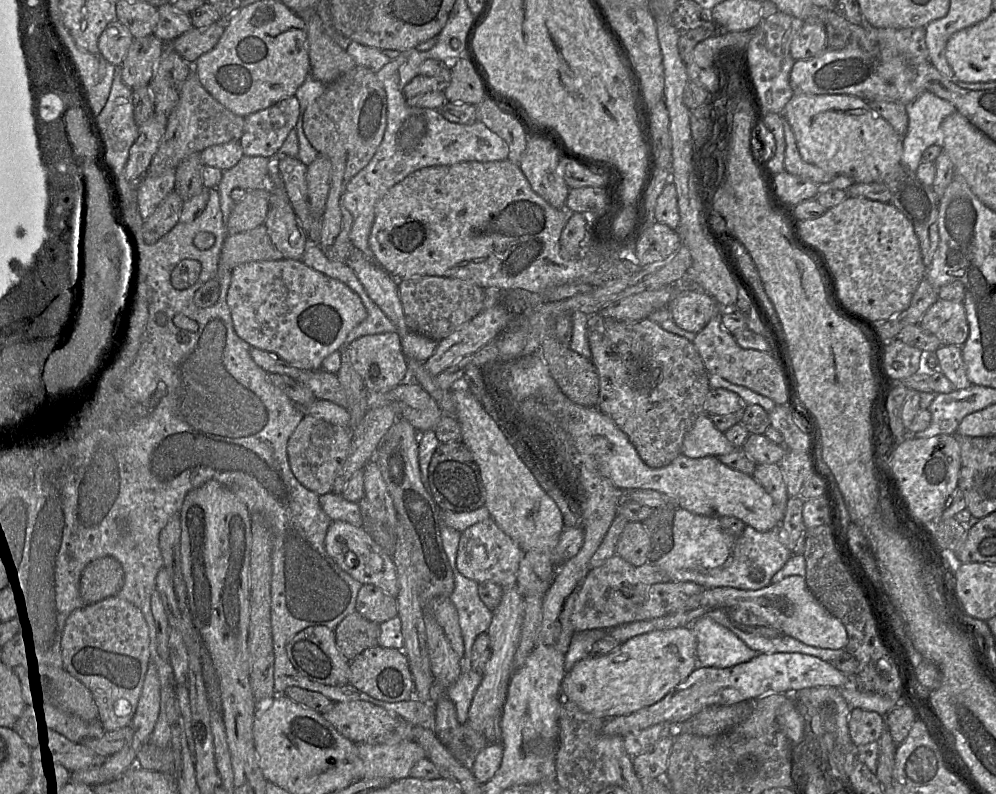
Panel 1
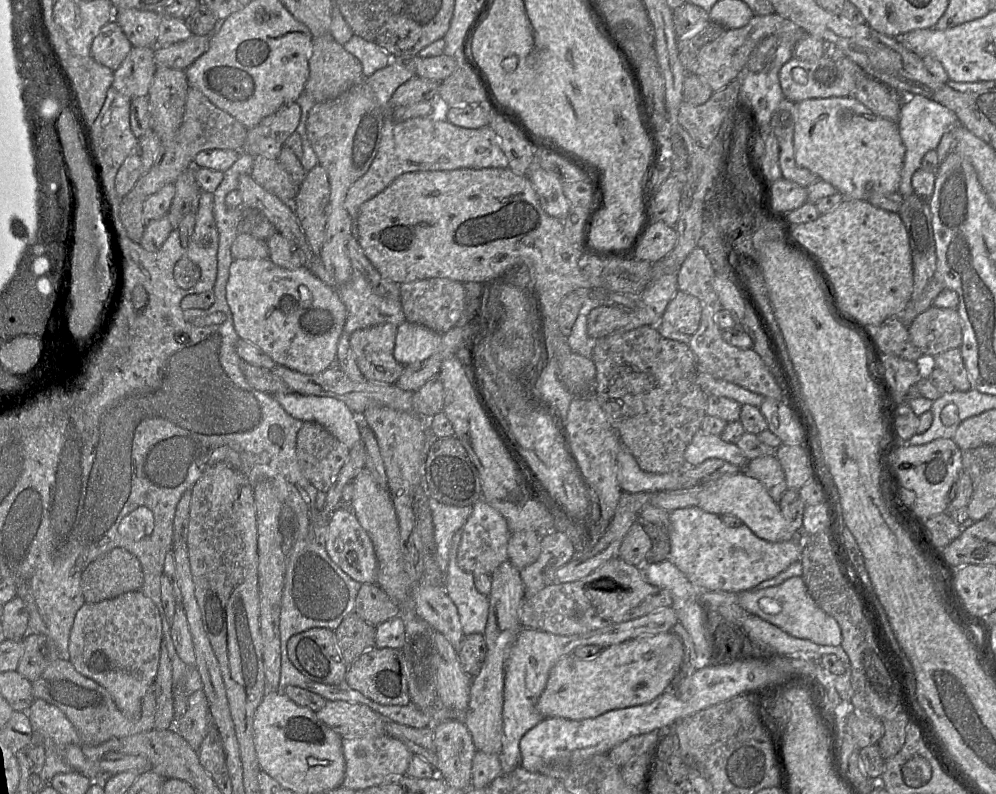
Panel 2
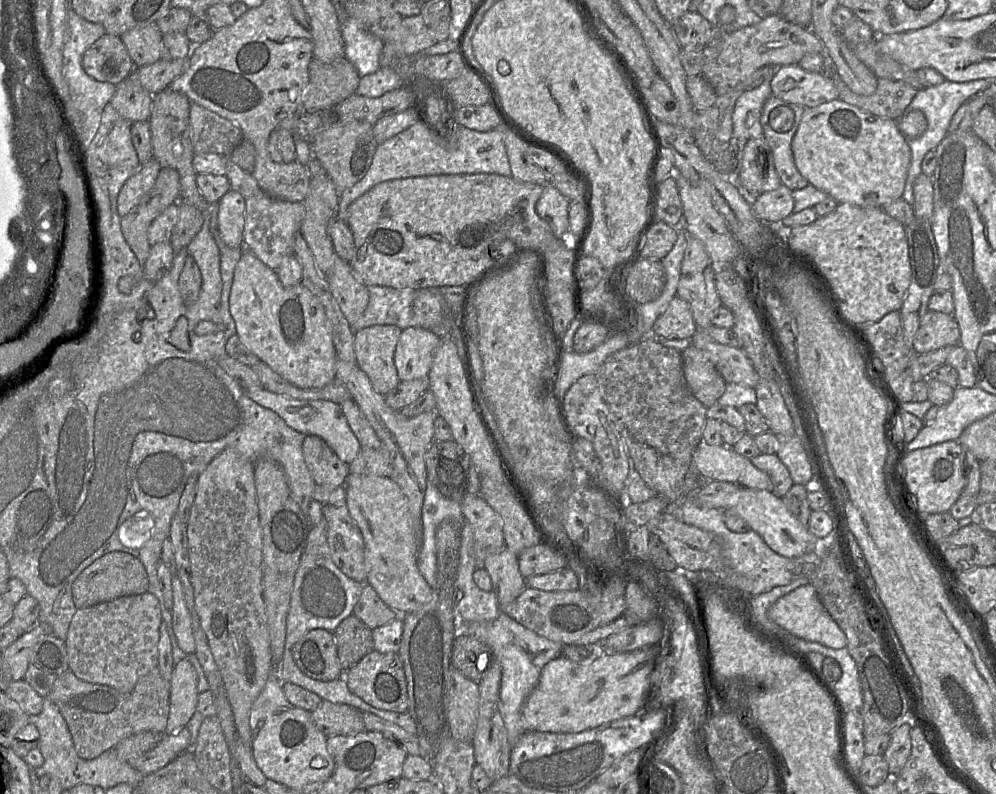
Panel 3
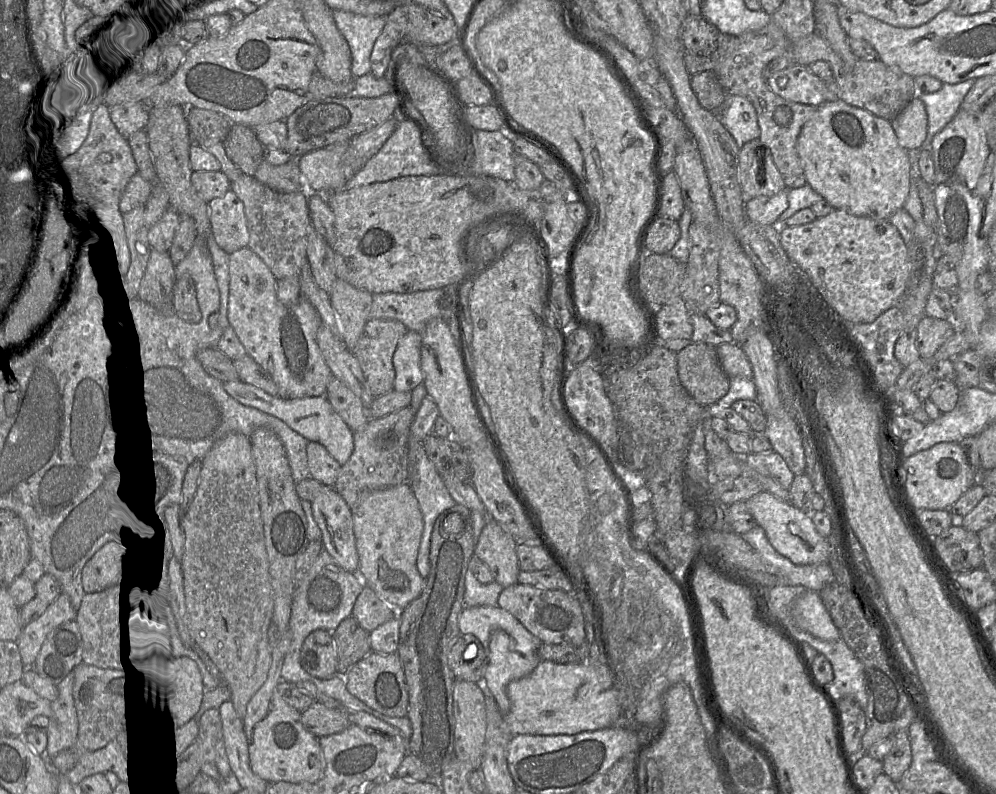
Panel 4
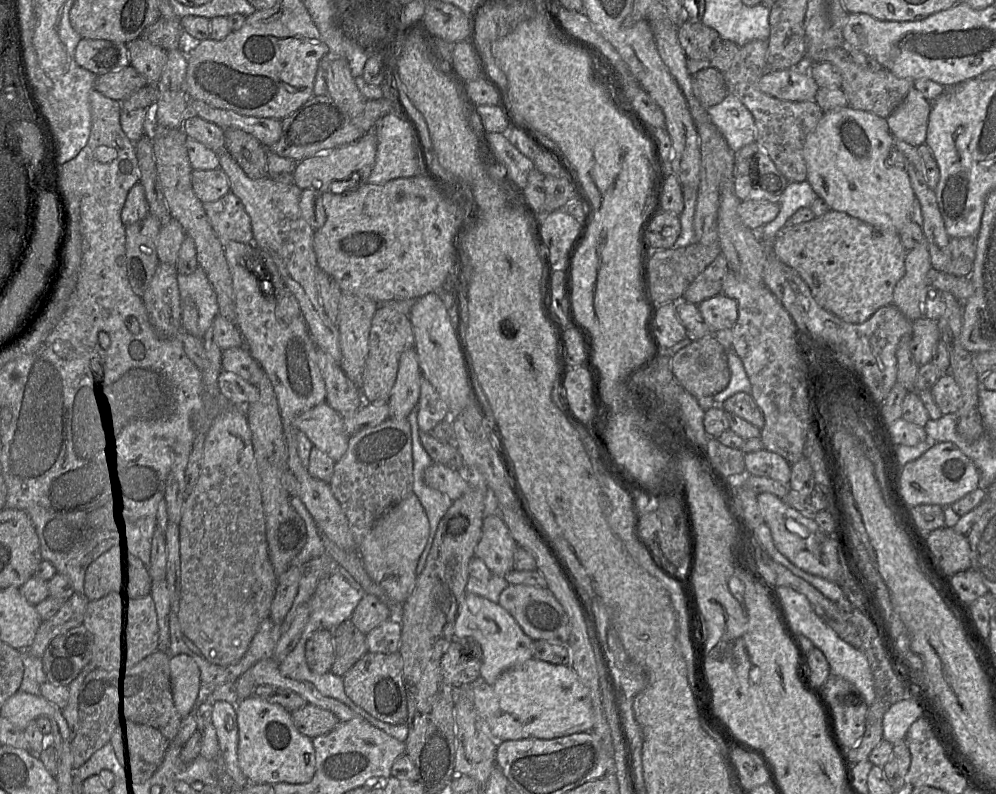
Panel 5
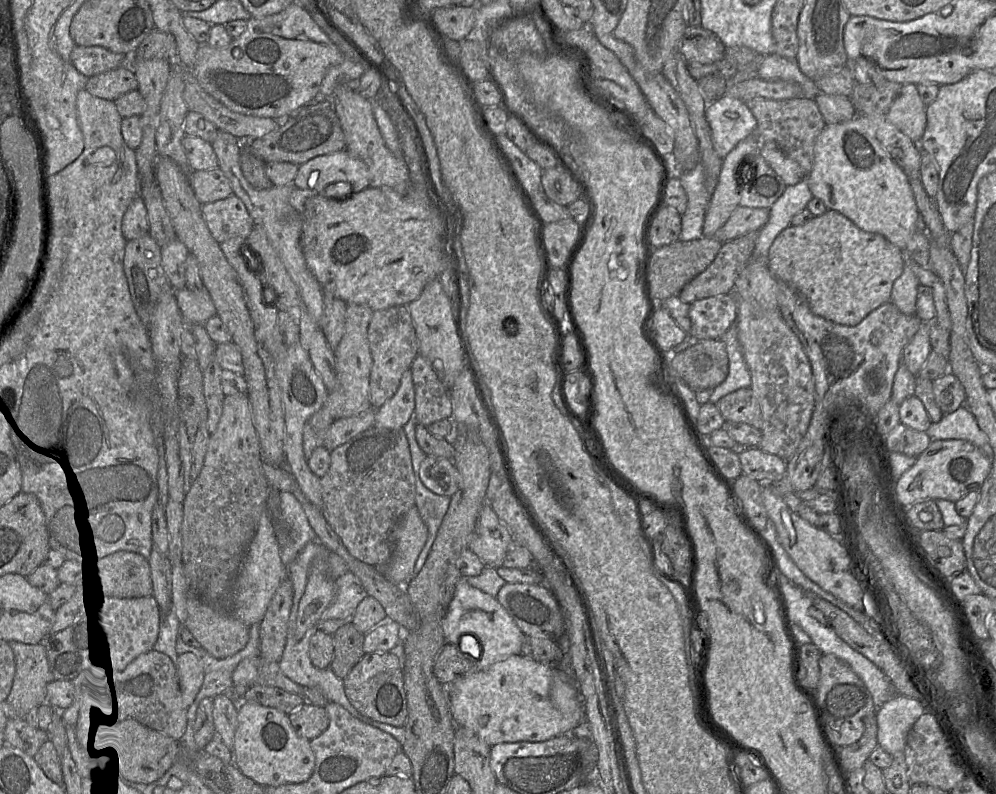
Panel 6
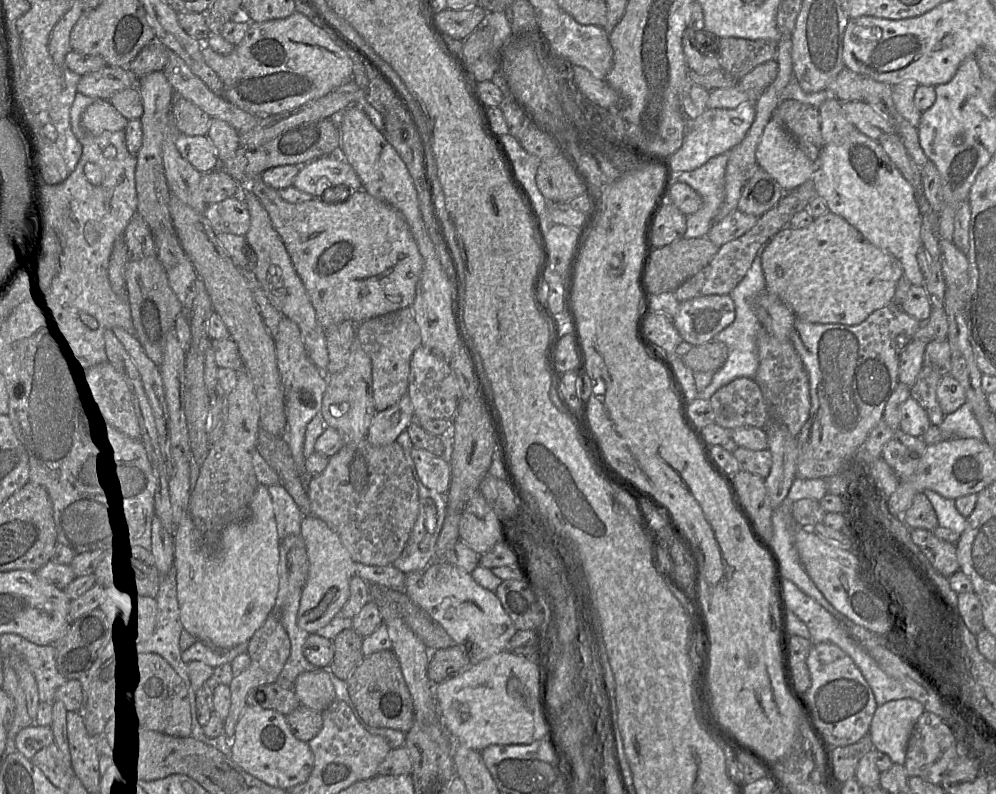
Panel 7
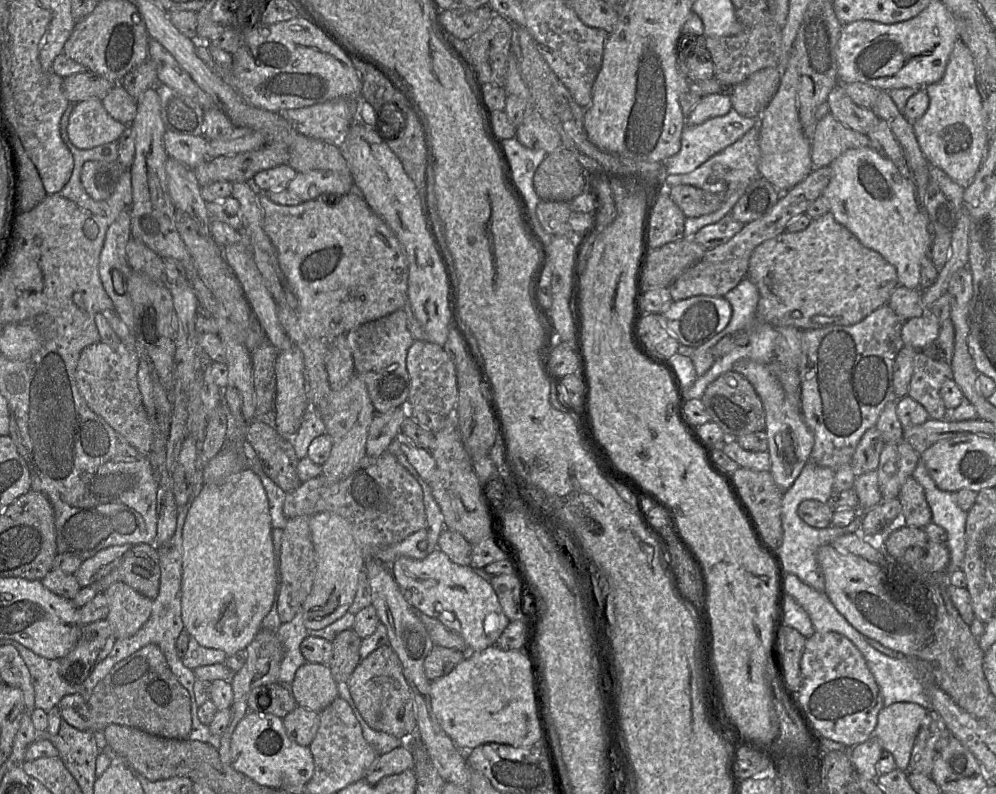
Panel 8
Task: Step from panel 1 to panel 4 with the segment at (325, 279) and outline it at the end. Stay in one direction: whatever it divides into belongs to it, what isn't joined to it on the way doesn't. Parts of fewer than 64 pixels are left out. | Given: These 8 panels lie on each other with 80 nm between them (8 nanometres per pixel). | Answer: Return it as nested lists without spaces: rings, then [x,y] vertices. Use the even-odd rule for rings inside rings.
[[[248,246],[241,248],[235,252],[229,254],[229,275],[230,275],[230,291],[229,291],[229,305],[228,305],[228,319],[230,326],[233,327],[234,331],[238,335],[240,341],[244,345],[247,354],[253,358],[266,372],[270,374],[276,385],[279,389],[279,397],[287,399],[296,399],[296,398],[306,398],[306,397],[316,397],[323,396],[326,393],[328,383],[333,376],[331,369],[324,360],[324,357],[321,353],[321,350],[318,346],[316,334],[319,327],[323,324],[322,319],[317,312],[316,308],[311,304],[311,302],[300,296],[300,299],[291,305],[286,305],[281,303],[277,298],[277,281],[271,269],[267,264],[252,251]]]

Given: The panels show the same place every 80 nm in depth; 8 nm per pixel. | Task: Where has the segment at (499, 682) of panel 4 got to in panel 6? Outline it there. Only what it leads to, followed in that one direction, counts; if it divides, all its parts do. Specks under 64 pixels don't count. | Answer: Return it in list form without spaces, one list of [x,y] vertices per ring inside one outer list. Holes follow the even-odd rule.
[[[461,577],[457,582],[453,598],[442,619],[442,629],[446,643],[459,645],[466,654],[465,644],[469,641],[462,635],[472,635],[481,647],[481,655],[475,660],[475,670],[487,670],[492,664],[504,660],[511,655],[519,655],[524,639],[523,632],[518,628],[510,614],[498,600],[473,586]]]

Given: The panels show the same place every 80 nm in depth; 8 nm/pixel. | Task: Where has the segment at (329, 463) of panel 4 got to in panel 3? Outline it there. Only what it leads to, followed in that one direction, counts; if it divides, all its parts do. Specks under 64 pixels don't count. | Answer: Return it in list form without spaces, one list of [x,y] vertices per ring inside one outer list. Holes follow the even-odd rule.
[[[306,435],[302,449],[305,463],[316,485],[339,487],[345,484],[349,464],[341,461],[322,438]]]

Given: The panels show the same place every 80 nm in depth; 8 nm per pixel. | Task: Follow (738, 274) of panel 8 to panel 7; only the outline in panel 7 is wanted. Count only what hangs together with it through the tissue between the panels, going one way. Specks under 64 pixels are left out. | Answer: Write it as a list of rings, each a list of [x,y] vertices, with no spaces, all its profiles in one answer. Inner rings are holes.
[[[813,178],[791,191],[786,191],[780,200],[768,211],[758,217],[756,224],[742,236],[721,245],[711,261],[697,274],[687,279],[675,291],[674,295],[680,302],[699,296],[729,295],[742,280],[750,268],[758,250],[765,245],[776,233],[787,227],[791,218],[804,210],[809,201],[816,196]]]

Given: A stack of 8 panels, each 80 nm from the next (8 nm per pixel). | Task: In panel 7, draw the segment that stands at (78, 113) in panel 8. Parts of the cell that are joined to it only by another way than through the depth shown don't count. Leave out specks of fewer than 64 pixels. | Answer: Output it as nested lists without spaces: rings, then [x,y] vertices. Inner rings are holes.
[[[97,99],[83,112],[81,126],[88,134],[98,136],[105,131],[124,130],[127,126],[127,119],[109,100]]]

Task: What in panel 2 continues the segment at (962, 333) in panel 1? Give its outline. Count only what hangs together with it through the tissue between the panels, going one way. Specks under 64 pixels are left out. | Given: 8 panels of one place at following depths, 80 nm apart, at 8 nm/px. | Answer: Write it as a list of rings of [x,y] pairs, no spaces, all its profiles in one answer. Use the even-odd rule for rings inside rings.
[[[931,306],[911,322],[908,331],[921,352],[932,356],[960,348],[963,340],[960,316],[951,308]]]

